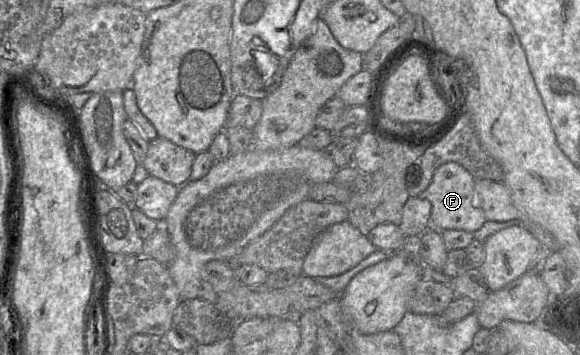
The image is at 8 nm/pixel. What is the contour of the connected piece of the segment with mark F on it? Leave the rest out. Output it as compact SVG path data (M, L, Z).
M446 162L434 172L428 188L418 197L431 203L431 226L439 231L448 229L475 232L487 221L474 189L475 178L460 164Z

